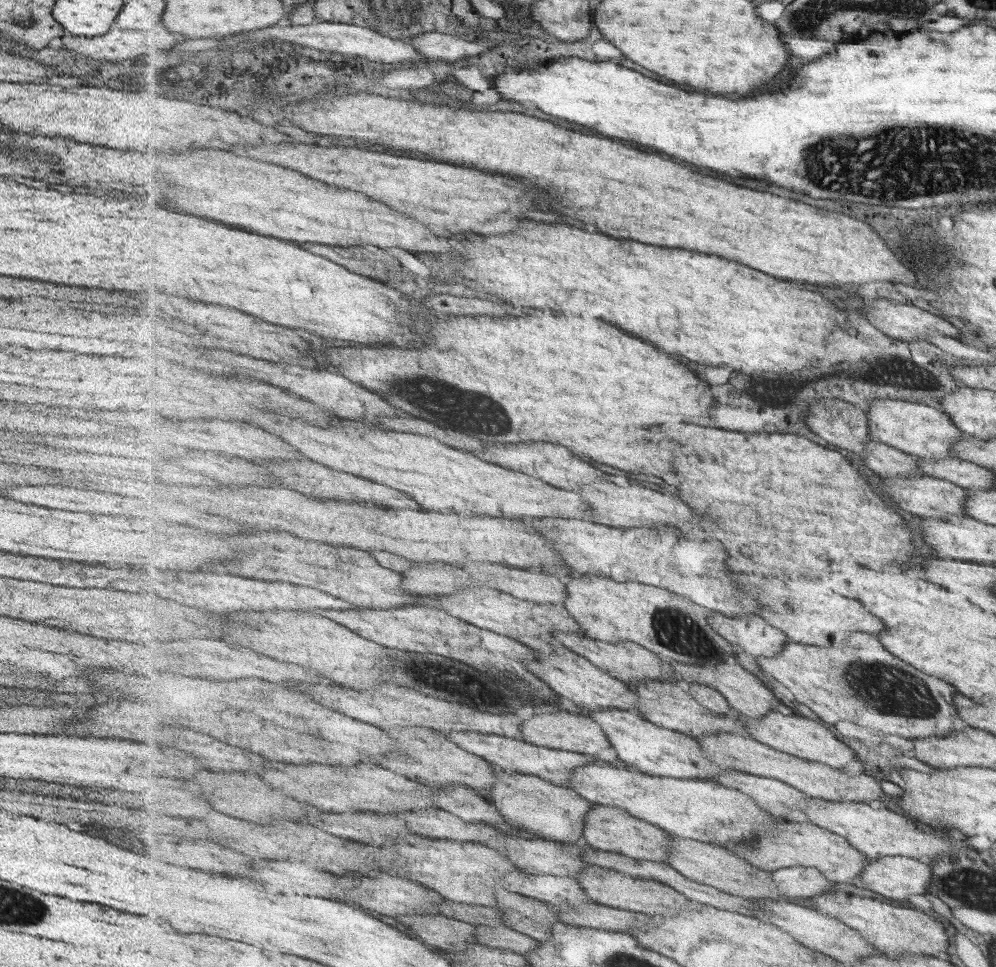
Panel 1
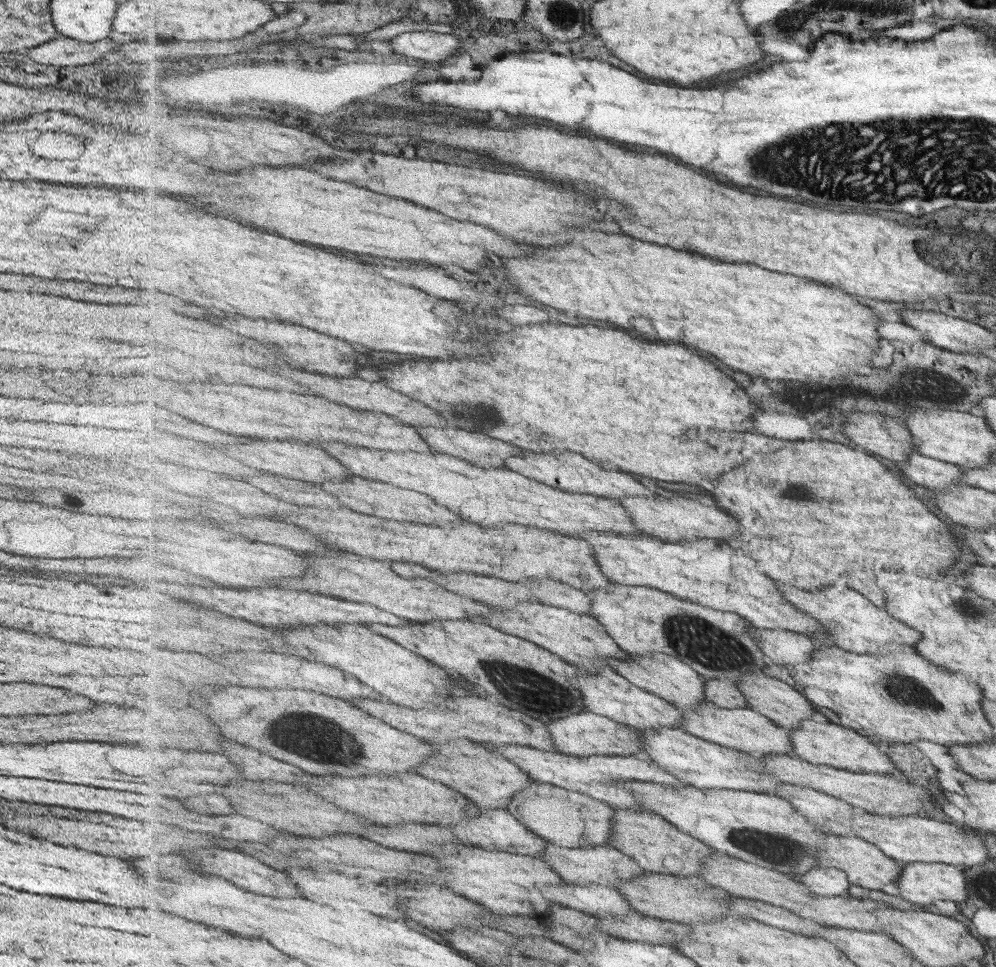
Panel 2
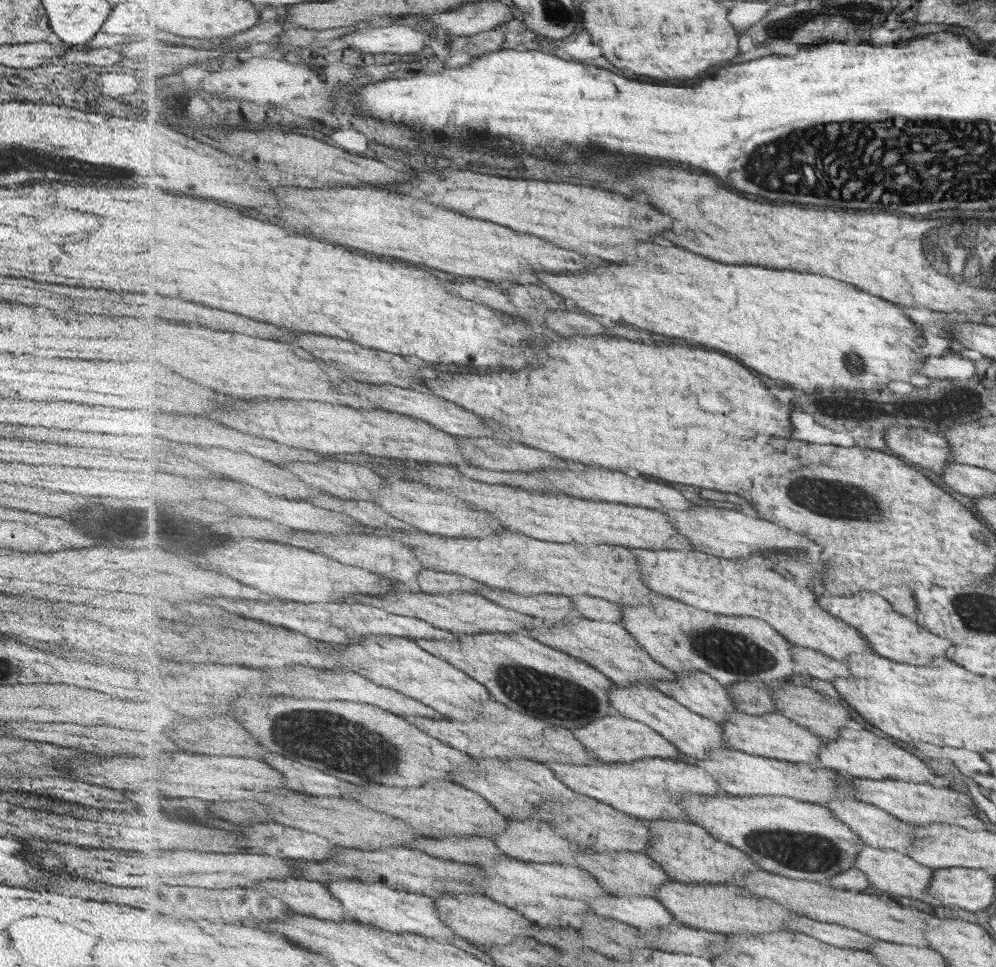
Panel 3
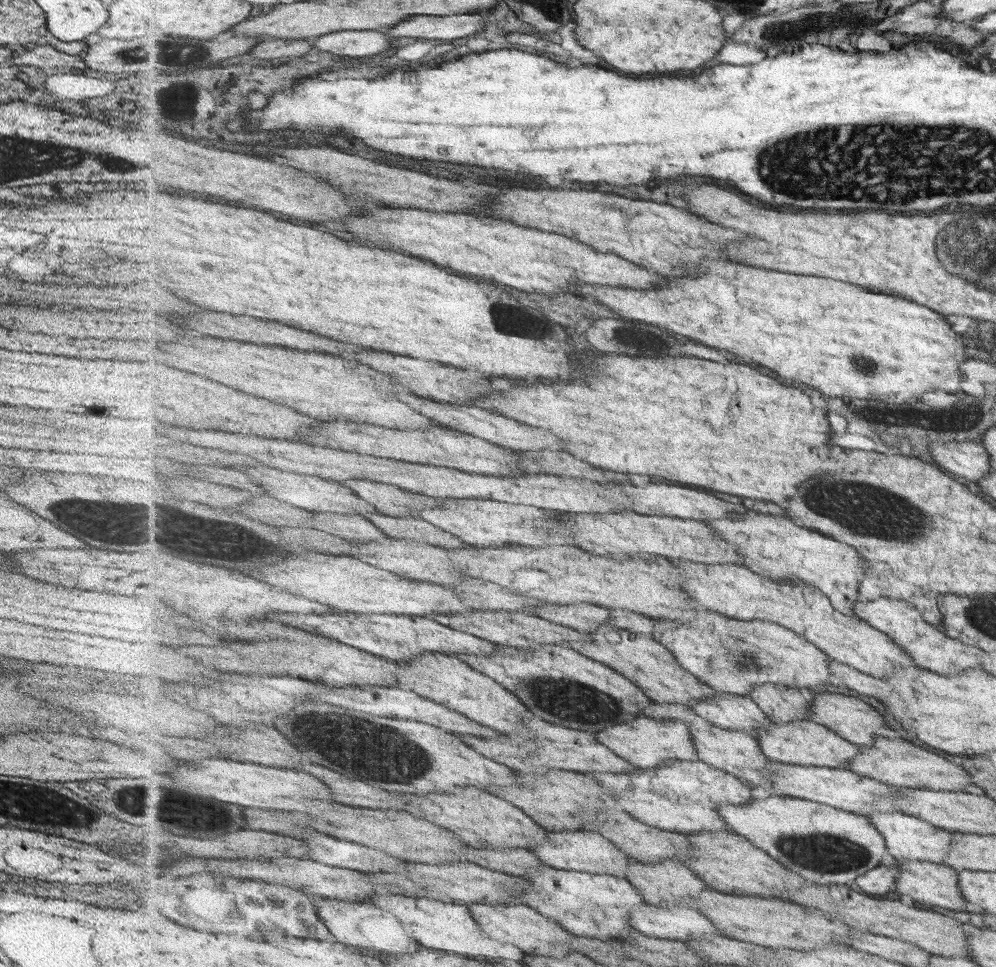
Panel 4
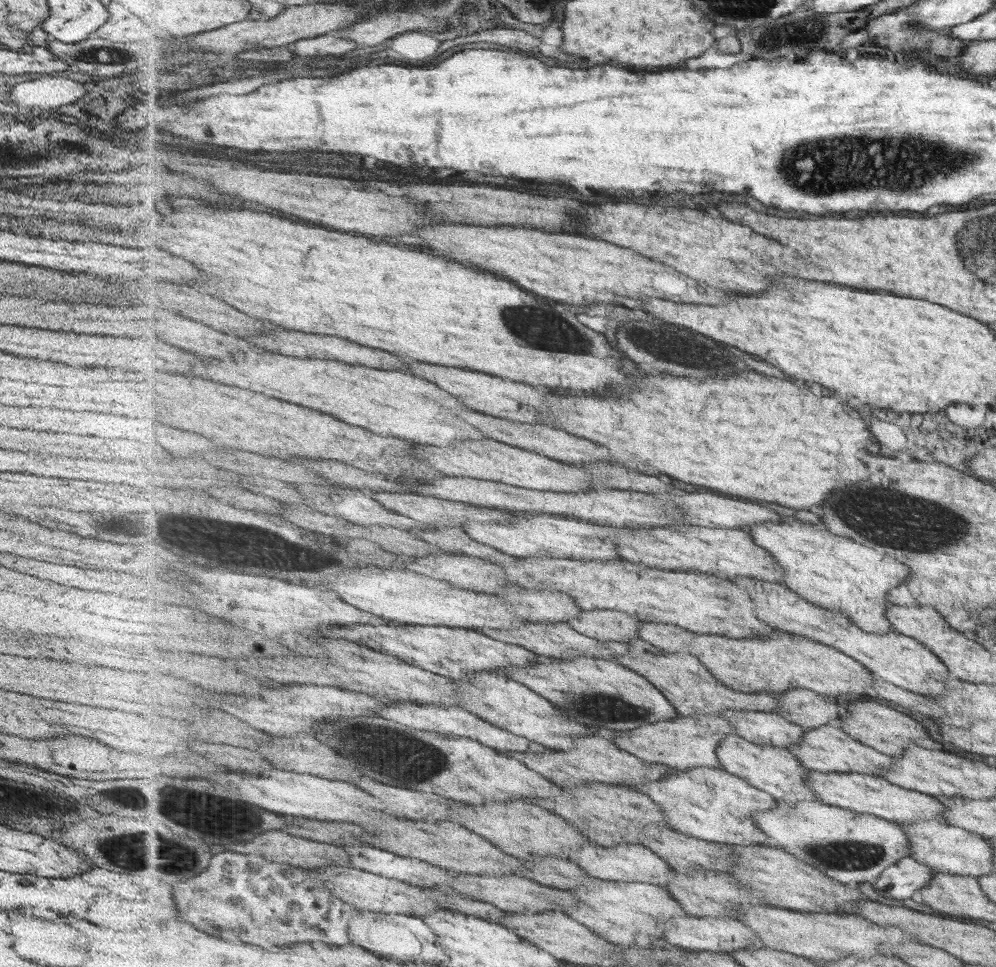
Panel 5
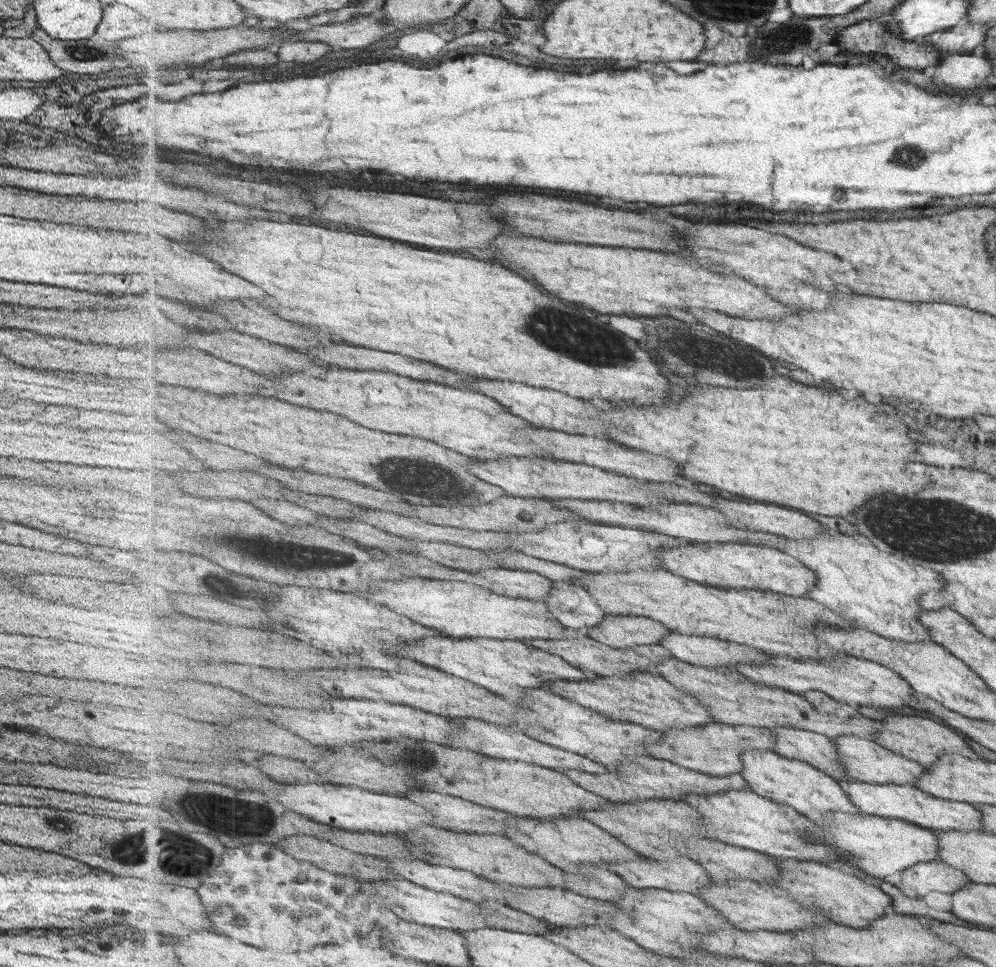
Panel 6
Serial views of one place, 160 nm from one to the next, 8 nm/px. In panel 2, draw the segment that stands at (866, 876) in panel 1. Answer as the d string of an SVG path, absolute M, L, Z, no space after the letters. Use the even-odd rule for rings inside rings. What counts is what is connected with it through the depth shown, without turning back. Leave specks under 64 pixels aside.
M907 862L895 885L901 898L923 906L935 900L951 900L957 904L970 898L964 868L945 863Z

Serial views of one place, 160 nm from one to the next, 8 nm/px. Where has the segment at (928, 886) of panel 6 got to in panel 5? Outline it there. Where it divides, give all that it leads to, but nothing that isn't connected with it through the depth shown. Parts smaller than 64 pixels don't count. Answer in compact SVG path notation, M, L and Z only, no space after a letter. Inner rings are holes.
M909 856L886 868L872 885L885 898L907 900L932 882L934 871Z

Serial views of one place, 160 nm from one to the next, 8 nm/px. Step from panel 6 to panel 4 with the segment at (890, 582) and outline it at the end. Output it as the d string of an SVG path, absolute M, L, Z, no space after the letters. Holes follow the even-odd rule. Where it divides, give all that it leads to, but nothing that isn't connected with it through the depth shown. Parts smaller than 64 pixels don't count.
M744 512L737 517L706 523L717 531L725 542L735 546L743 566L774 580L800 578L822 590L831 602L835 602L834 607L842 614L855 617L854 606L859 601L859 584L861 578L869 572L869 566L853 546L833 538L825 538L819 532L801 528L781 516Z

